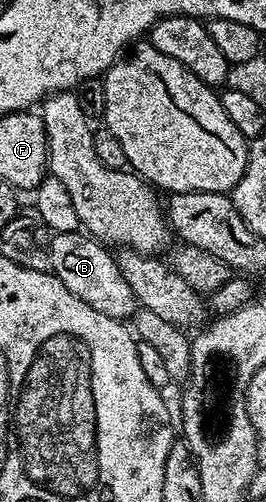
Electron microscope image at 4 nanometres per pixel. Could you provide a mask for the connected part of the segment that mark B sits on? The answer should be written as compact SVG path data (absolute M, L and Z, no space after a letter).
M82 230L55 233L51 237L51 271L61 281L61 285L73 293L73 297L81 297L85 305L93 305L97 313L127 321L135 315L137 302L129 281L121 277L118 258L110 253L112 254L98 239L91 238Z

